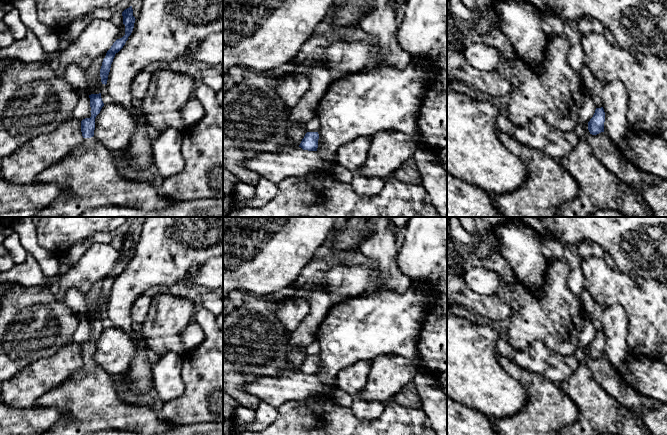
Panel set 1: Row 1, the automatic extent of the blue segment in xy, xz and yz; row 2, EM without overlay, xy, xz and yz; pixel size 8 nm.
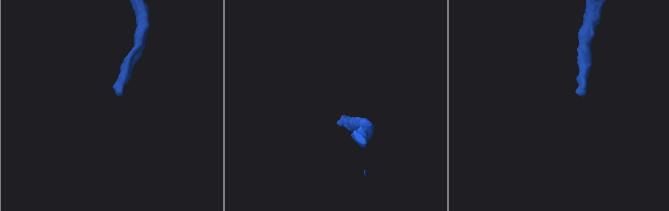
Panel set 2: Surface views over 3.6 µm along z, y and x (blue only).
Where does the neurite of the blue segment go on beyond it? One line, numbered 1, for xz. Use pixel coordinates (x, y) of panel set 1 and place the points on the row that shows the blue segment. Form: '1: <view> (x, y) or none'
1: none

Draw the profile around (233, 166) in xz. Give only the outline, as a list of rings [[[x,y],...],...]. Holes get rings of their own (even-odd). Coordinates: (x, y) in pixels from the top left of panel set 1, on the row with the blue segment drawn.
[[[305,59],[295,65],[293,72],[306,74],[310,86],[292,108],[287,107],[276,92],[277,85],[290,72],[285,72],[282,76],[273,76],[270,73],[243,68],[243,81],[223,92],[223,166],[245,184],[255,187],[261,176],[242,163],[263,151],[286,150],[294,147],[287,137],[289,129],[293,126],[305,125],[316,117],[318,104],[336,77],[335,73],[318,59]]]

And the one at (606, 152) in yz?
[[[584,123],[578,124],[574,133],[578,138],[586,135],[596,158],[622,182],[629,186],[643,183],[640,170],[622,156],[619,148],[611,142],[605,132],[592,135],[588,130],[588,123]]]

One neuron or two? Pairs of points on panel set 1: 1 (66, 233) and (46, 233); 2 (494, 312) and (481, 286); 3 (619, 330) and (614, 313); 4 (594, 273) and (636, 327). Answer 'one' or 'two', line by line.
1: one
2: two
3: one
4: one

